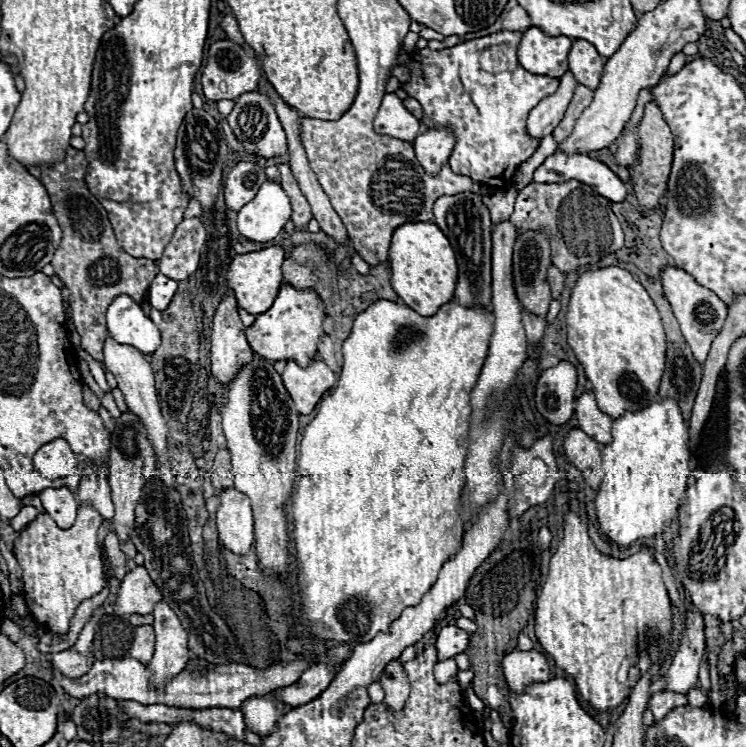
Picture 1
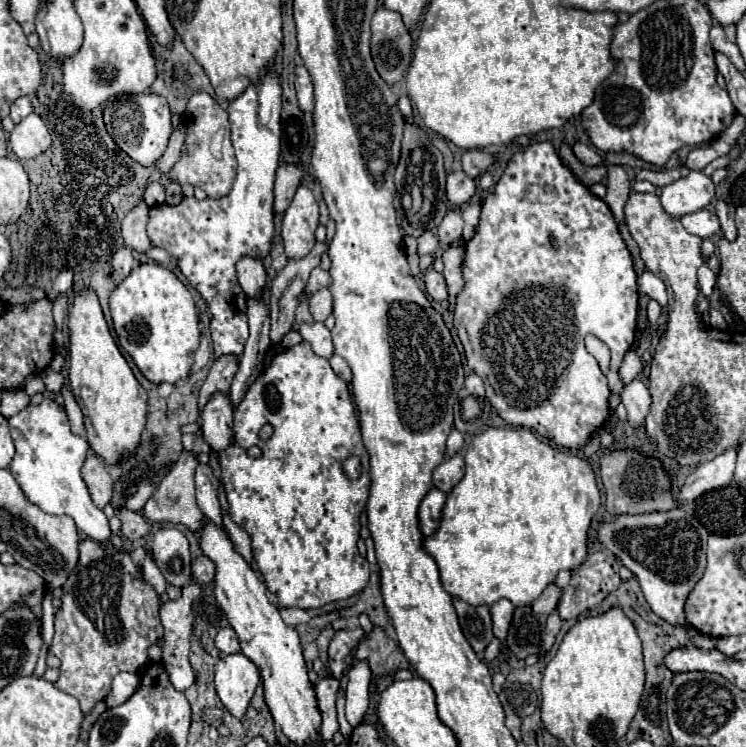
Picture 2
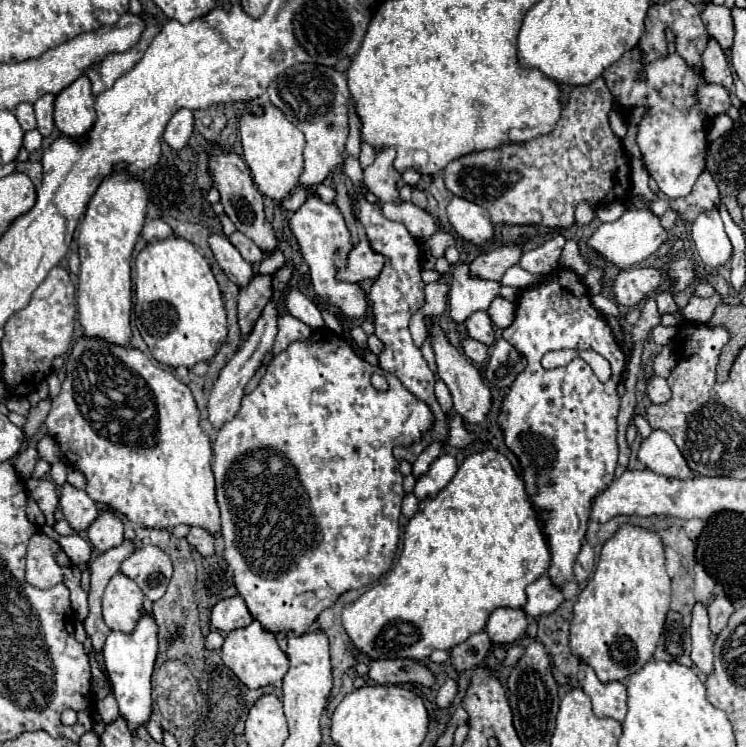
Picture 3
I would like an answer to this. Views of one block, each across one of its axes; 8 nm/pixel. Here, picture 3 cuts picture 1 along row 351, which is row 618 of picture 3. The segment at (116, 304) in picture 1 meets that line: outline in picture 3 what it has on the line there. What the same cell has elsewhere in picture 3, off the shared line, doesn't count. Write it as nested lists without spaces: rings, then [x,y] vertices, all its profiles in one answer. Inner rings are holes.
[[[146,610],[140,612],[140,620],[136,622],[136,628],[132,632],[112,630],[106,638],[106,644],[102,650],[104,666],[112,682],[112,694],[118,700],[120,714],[128,720],[130,728],[138,728],[150,718],[150,712],[152,712],[150,678],[152,678],[156,652],[158,652],[158,624],[156,624],[156,618]]]

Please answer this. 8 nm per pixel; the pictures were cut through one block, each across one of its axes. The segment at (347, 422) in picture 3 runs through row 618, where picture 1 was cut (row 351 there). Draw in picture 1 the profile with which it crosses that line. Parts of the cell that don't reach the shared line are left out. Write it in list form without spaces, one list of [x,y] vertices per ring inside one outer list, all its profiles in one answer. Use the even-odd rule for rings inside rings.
[[[282,284],[272,308],[256,316],[256,322],[246,328],[246,338],[254,352],[266,360],[296,360],[300,366],[308,366],[316,356],[316,344],[324,334],[322,320],[326,314],[318,306],[318,294],[312,290],[294,290],[290,284]]]

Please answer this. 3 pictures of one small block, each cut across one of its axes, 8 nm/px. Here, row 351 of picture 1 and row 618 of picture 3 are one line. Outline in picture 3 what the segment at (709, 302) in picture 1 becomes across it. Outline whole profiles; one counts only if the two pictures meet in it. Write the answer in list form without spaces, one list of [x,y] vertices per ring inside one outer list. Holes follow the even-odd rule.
[[[704,602],[694,604],[690,638],[692,638],[692,662],[704,674],[710,674],[712,672],[712,648],[714,648],[716,636],[710,632],[708,608],[706,608]]]

